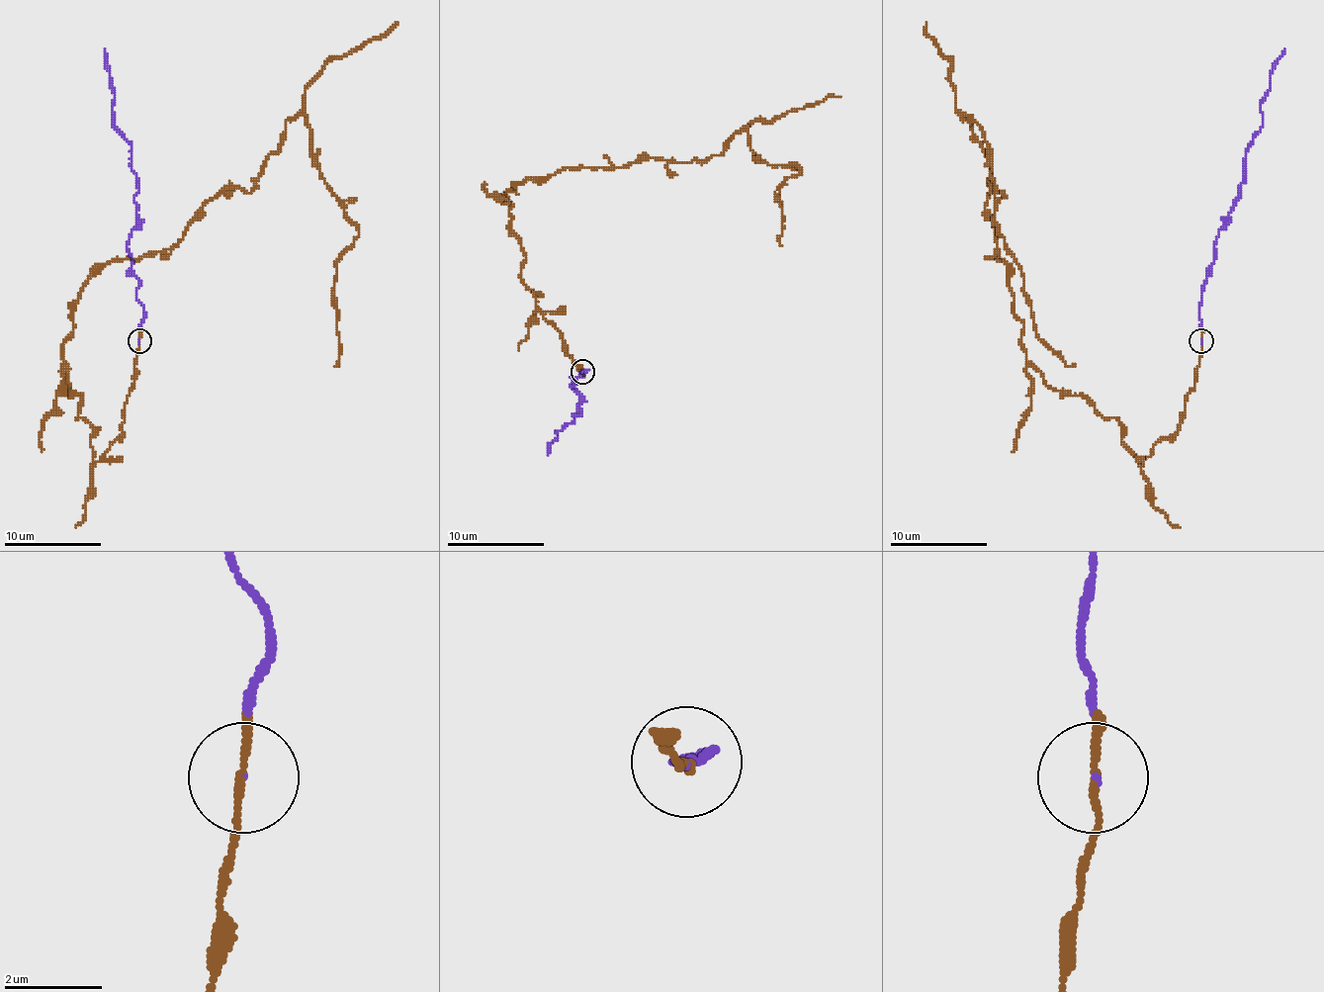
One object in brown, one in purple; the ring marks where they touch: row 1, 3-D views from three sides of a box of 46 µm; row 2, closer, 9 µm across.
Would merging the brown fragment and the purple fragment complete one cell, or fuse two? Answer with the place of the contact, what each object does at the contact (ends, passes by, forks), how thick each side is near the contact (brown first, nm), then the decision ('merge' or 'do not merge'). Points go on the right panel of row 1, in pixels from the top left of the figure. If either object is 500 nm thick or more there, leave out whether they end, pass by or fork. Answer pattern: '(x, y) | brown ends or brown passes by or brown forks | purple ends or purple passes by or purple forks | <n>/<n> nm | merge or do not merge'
(1201, 341) | brown passes by | purple ends | 120/40 nm | merge

